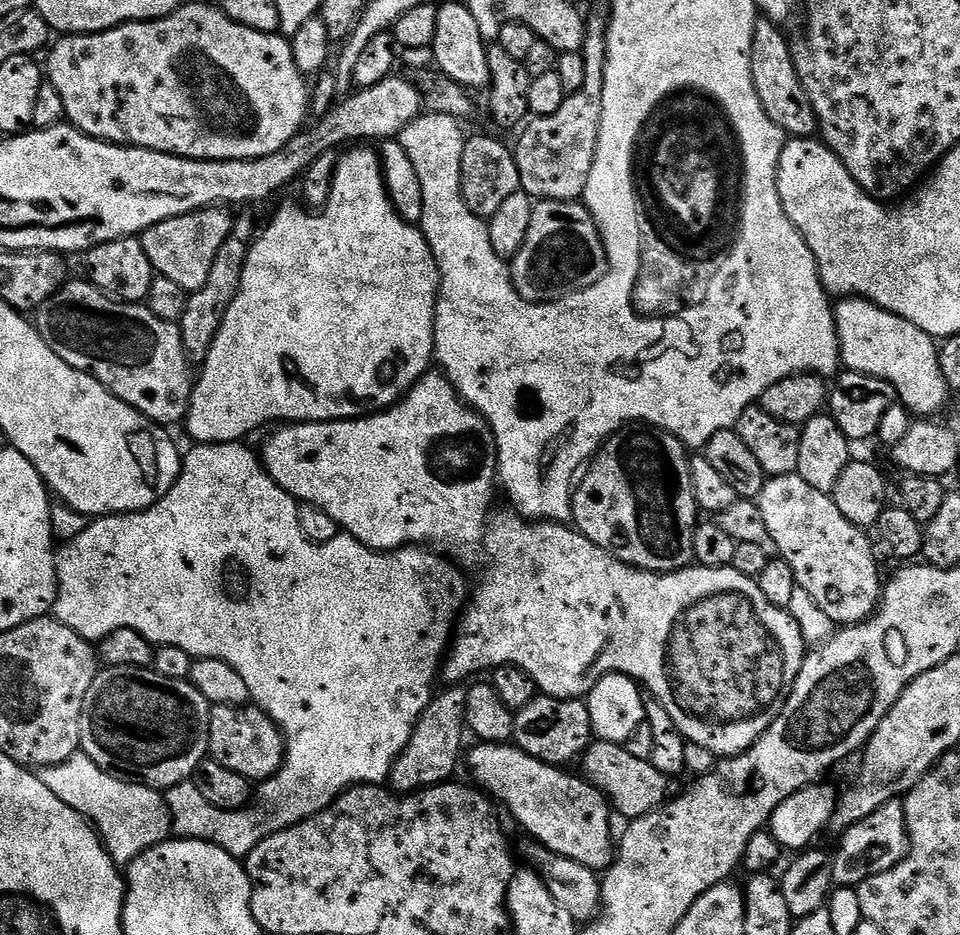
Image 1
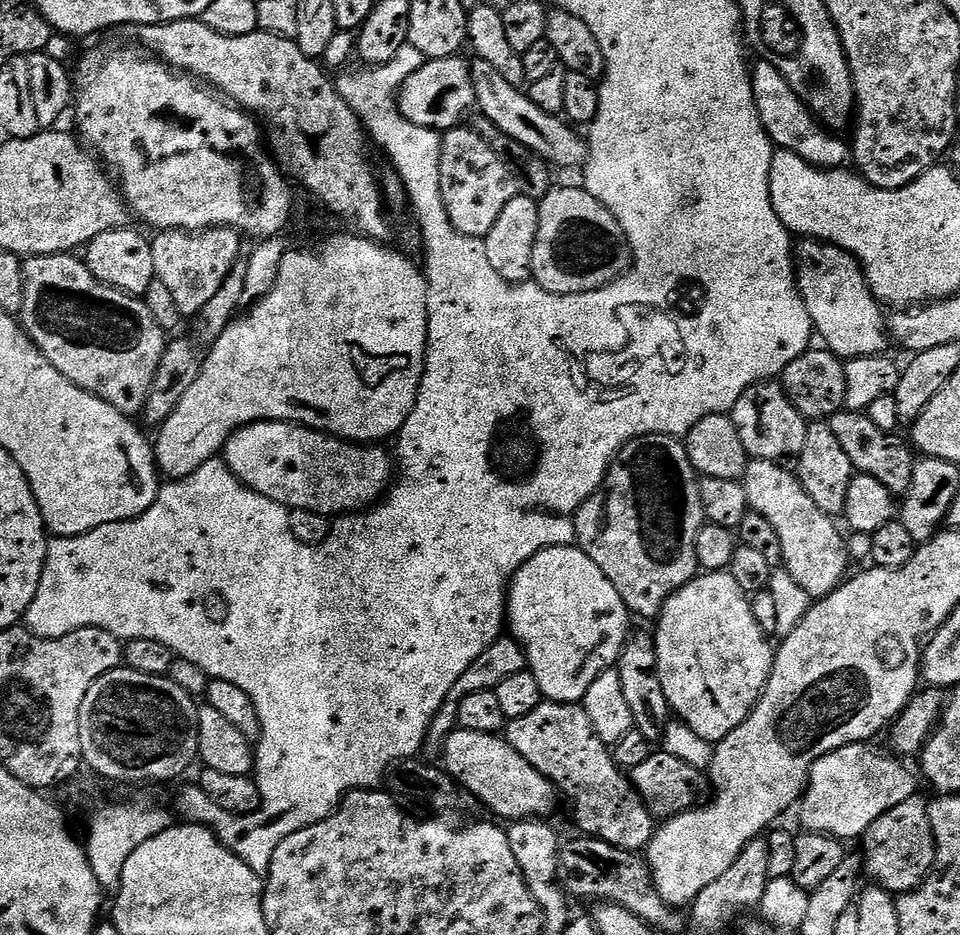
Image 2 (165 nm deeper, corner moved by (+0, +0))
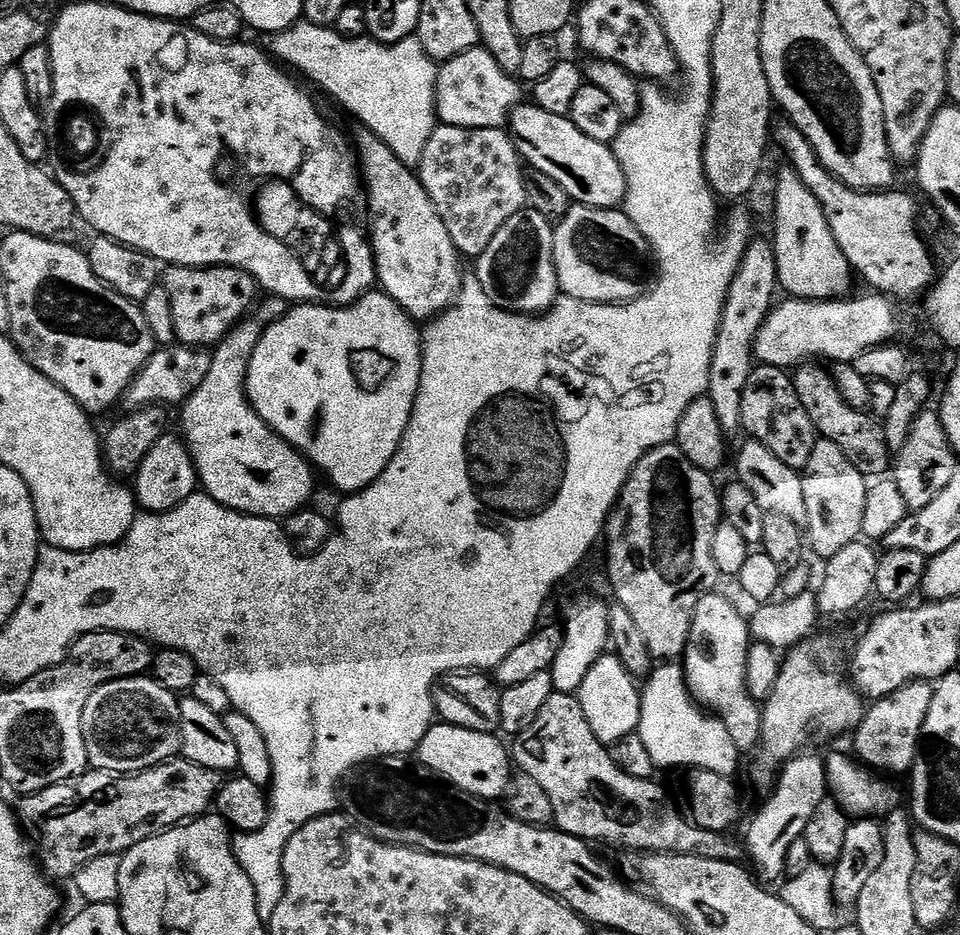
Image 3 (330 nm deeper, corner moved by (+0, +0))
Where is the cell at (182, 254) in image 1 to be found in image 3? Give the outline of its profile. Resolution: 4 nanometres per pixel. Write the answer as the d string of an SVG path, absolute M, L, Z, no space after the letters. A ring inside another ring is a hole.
M173 264L163 269L162 287L170 297L177 341L201 350L219 344L224 335L240 323L245 313L258 300L258 285L255 278L230 266L191 268Z

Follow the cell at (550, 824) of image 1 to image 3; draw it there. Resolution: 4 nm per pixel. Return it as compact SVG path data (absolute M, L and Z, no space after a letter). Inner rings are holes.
M436 722L422 738L418 759L429 773L443 778L461 793L496 802L509 791L514 780L514 760L503 742L499 735L490 732L462 730L462 726Z

